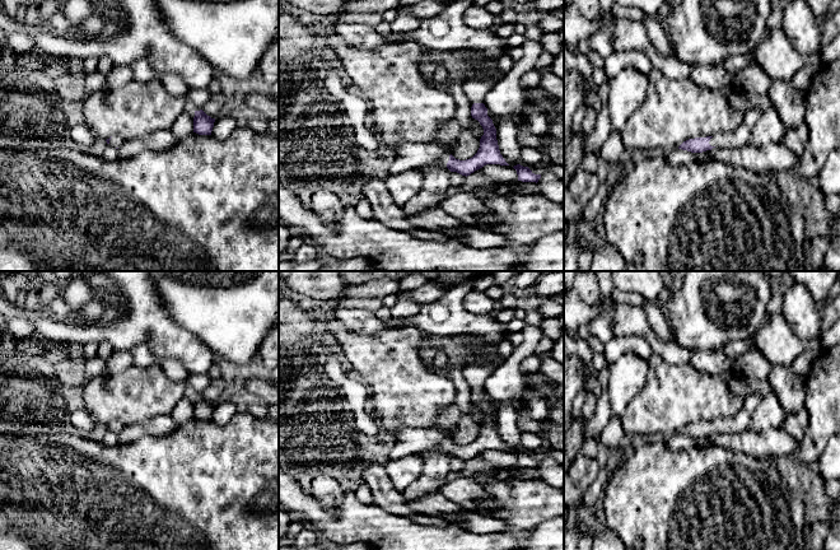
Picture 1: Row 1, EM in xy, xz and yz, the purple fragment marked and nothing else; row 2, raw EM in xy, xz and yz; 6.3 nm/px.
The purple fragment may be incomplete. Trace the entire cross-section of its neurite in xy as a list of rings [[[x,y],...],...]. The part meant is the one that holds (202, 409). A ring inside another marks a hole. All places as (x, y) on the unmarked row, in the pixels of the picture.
[[[202,395],[195,396],[193,418],[199,420],[211,420],[215,404],[207,401]]]

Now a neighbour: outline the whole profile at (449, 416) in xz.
[[[454,402],[444,409],[439,415],[439,427],[449,433],[449,438],[454,435],[461,416],[458,405]]]

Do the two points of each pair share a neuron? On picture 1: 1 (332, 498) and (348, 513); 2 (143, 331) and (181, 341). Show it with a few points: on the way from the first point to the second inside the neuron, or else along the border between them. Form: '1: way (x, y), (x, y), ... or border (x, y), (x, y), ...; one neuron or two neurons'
1: border (345, 493), (332, 511), (327, 511), (312, 494); two neurons
2: way (152, 330), (157, 330), (168, 341), (172, 341); one neuron

